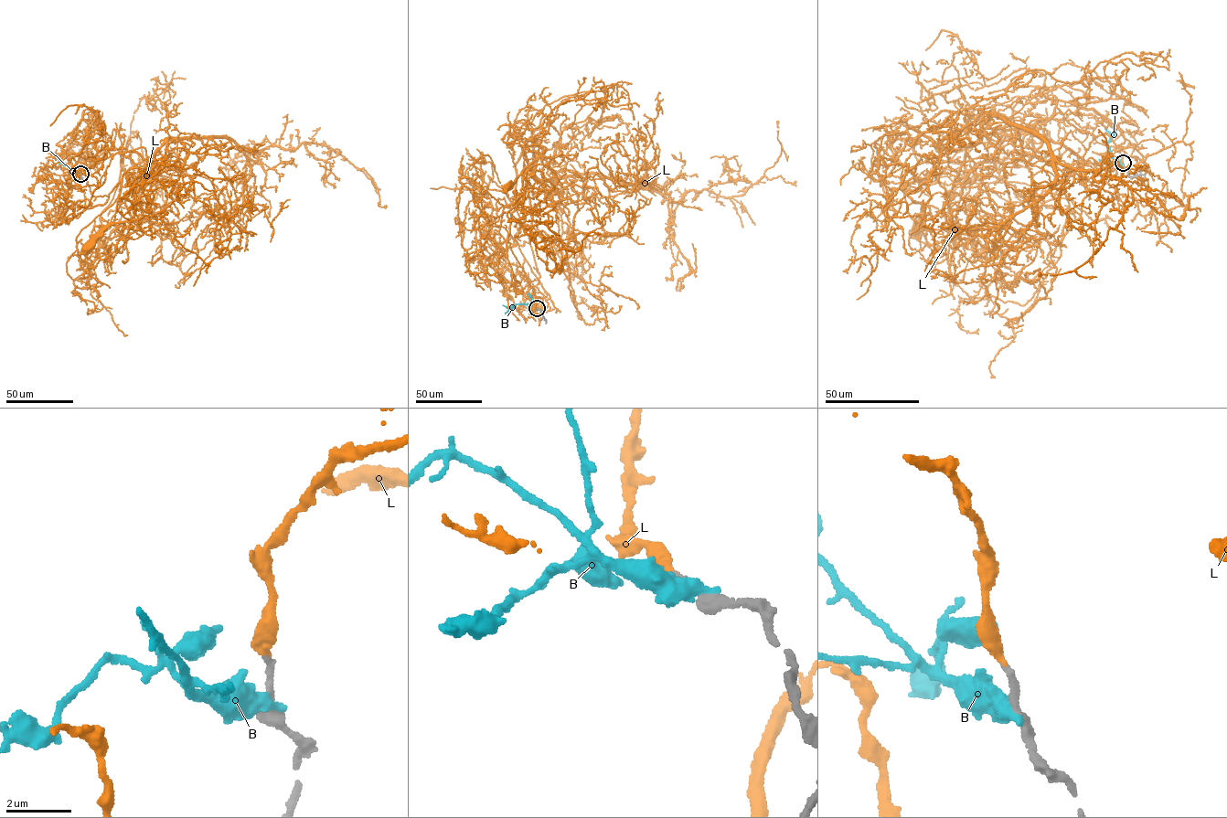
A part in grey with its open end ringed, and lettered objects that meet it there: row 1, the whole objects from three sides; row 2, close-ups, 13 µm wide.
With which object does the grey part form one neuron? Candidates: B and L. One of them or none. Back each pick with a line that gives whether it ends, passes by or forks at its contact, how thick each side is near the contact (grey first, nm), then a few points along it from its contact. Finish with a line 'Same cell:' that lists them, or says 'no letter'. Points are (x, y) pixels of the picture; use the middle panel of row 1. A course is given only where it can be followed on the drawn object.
L: it ends; calibres 220 and 360 nm; course (537, 308), (547, 294), (518, 246), (537, 159), (533, 174), (525, 150), (546, 149), (508, 185)
Same cell: L

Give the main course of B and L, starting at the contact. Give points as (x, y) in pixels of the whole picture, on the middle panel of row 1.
B: (538, 309), (528, 303), (517, 303), (505, 313)
L: (537, 308), (547, 294), (518, 246), (537, 159), (533, 174), (525, 150), (546, 149), (508, 185)

